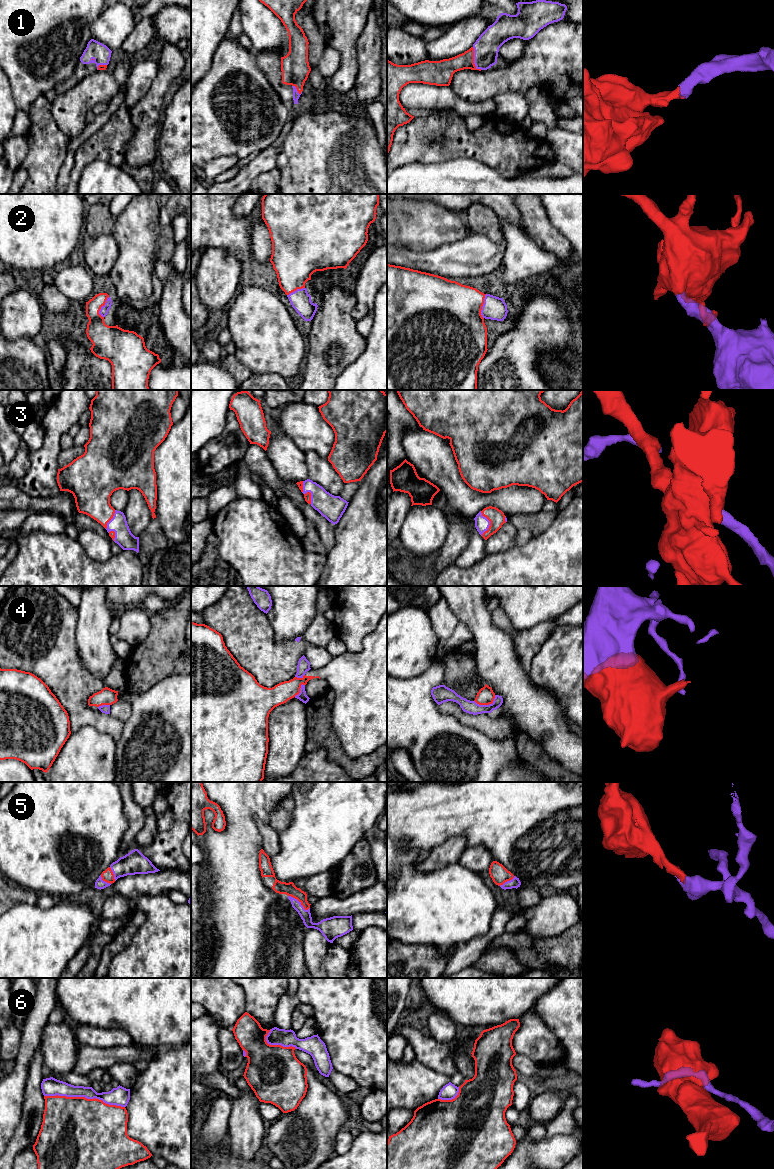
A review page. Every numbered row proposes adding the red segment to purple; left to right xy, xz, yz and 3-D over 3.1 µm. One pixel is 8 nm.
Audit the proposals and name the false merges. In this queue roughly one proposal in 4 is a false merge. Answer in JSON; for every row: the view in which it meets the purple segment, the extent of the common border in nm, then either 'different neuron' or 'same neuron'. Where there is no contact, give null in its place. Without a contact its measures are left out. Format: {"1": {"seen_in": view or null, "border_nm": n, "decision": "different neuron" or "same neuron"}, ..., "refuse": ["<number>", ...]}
{"1": {"seen_in": "yz", "border_nm": 200, "decision": "same neuron"}, "2": {"seen_in": "yz", "border_nm": 200, "decision": "same neuron"}, "3": {"seen_in": "yz", "border_nm": 200, "decision": "same neuron"}, "4": {"seen_in": "yz", "border_nm": 180, "decision": "different neuron"}, "5": {"seen_in": "xz", "border_nm": 200, "decision": "same neuron"}, "6": {"seen_in": "xy", "border_nm": 650, "decision": "different neuron"}, "refuse": ["4", "6"]}

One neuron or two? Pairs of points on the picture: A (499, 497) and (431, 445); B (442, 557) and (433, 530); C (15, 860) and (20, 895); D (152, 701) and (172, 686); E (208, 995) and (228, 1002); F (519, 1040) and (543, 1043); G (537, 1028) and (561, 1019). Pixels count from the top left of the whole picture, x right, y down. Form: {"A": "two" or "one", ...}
{"A": "one", "B": "two", "C": "two", "D": "one", "E": "one", "F": "one", "G": "two"}

